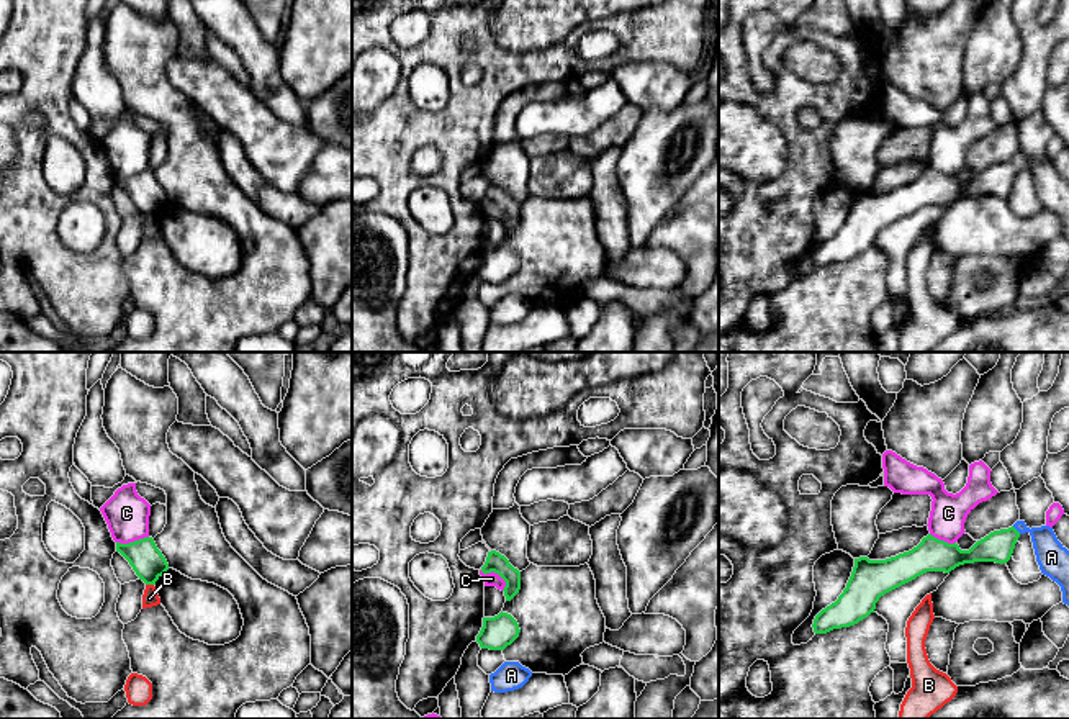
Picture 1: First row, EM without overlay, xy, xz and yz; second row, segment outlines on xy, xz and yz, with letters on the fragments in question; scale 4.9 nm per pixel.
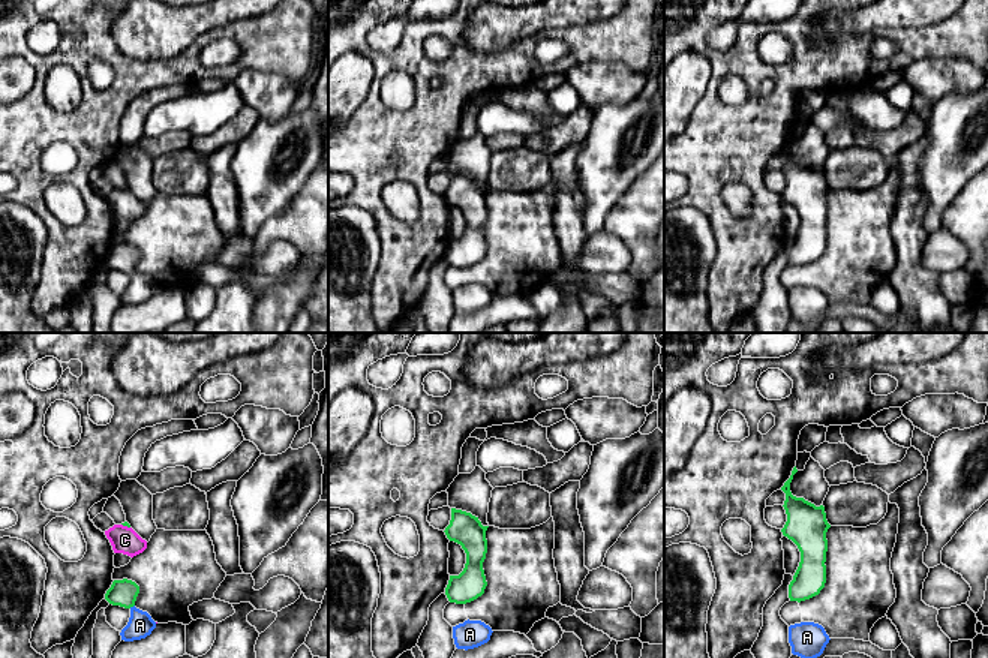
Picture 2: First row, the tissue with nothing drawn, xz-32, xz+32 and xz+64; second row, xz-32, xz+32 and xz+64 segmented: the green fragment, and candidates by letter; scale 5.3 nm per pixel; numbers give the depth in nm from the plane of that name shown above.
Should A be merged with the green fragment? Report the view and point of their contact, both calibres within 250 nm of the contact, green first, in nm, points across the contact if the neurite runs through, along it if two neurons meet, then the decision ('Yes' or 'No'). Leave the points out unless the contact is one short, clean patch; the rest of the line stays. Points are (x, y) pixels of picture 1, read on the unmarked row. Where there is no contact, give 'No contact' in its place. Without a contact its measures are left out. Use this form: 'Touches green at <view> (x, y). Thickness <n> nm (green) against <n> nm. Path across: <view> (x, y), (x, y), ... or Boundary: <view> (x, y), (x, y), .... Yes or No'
Touches green at yz (1015, 162). Thickness 150 nm (green) against 160 nm. Path across: yz (997, 179), (1015, 162), (1028, 162), (1053, 192). Yes

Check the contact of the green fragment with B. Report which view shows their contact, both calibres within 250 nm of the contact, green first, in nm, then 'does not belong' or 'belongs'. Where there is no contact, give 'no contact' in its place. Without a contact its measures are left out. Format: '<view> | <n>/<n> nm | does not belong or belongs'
xy | 160/80 nm | does not belong

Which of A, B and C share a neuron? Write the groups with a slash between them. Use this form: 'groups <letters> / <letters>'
groups A / B / C

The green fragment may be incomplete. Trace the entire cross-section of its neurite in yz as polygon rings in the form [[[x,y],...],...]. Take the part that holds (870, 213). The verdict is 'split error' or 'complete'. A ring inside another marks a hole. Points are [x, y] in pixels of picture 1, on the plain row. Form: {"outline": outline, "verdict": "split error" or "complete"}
{"outline": [[[1017,154],[1008,162],[994,164],[969,183],[928,167],[909,185],[886,193],[855,192],[846,221],[835,236],[814,252],[814,265],[827,267],[850,260],[868,251],[886,226],[915,213],[927,205],[949,206],[959,198],[974,195],[1007,197],[1022,167],[1031,169],[1036,195],[1043,208],[1061,219],[1062,236],[1069,239],[1069,183],[1058,174],[1053,161],[1028,161]]], "verdict": "split error"}

